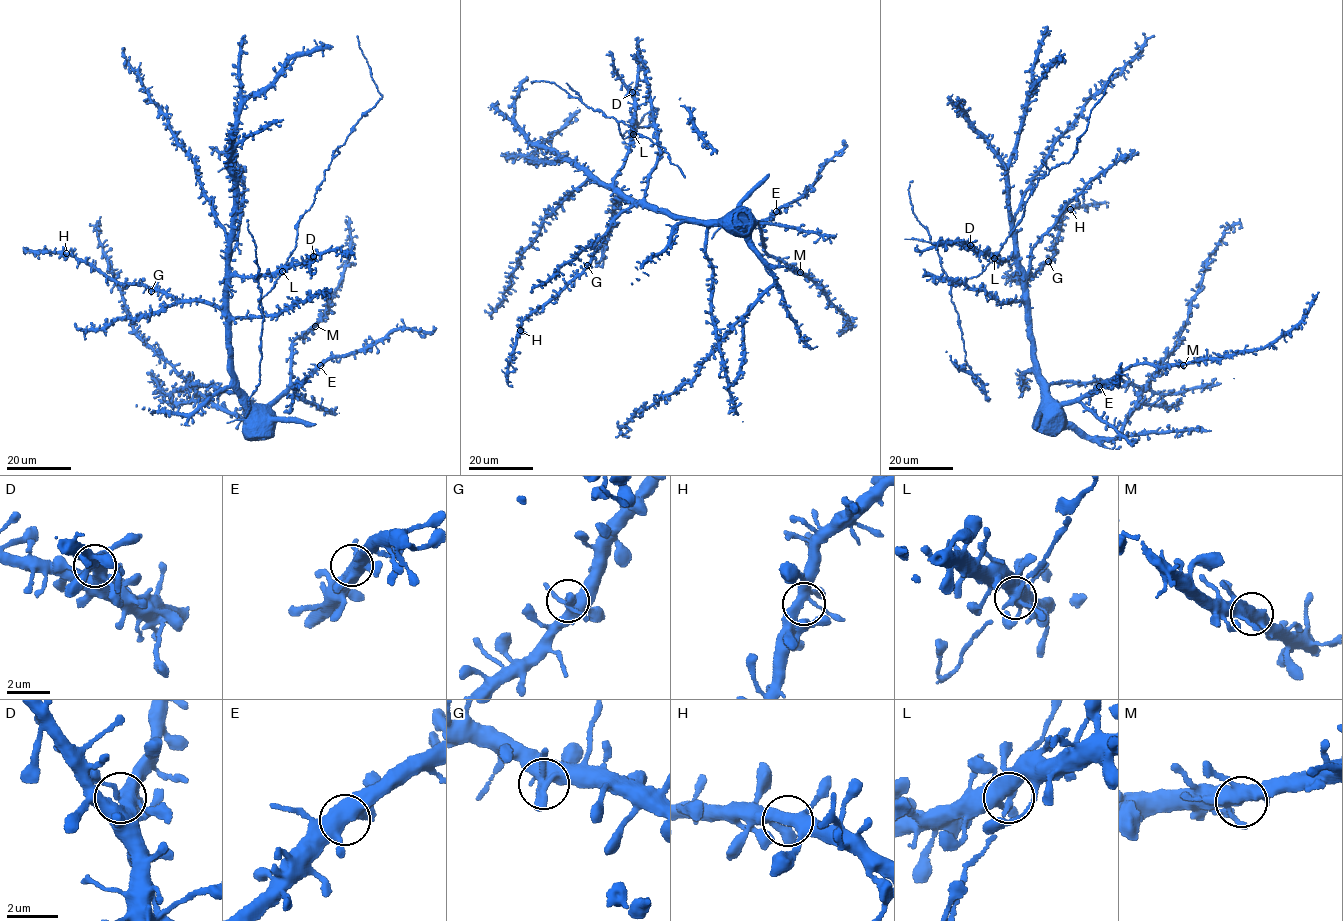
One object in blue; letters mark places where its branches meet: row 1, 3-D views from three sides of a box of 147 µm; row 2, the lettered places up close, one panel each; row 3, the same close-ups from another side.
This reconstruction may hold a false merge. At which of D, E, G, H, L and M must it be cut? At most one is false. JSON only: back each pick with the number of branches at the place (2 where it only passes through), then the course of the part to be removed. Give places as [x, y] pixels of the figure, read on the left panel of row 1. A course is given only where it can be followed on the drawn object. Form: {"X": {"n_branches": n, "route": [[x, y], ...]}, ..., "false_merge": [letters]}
{"false_merge": []}

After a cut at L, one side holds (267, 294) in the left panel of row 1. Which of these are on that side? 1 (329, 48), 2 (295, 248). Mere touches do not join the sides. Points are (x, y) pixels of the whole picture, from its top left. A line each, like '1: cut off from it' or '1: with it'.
1: with it
2: cut off from it

